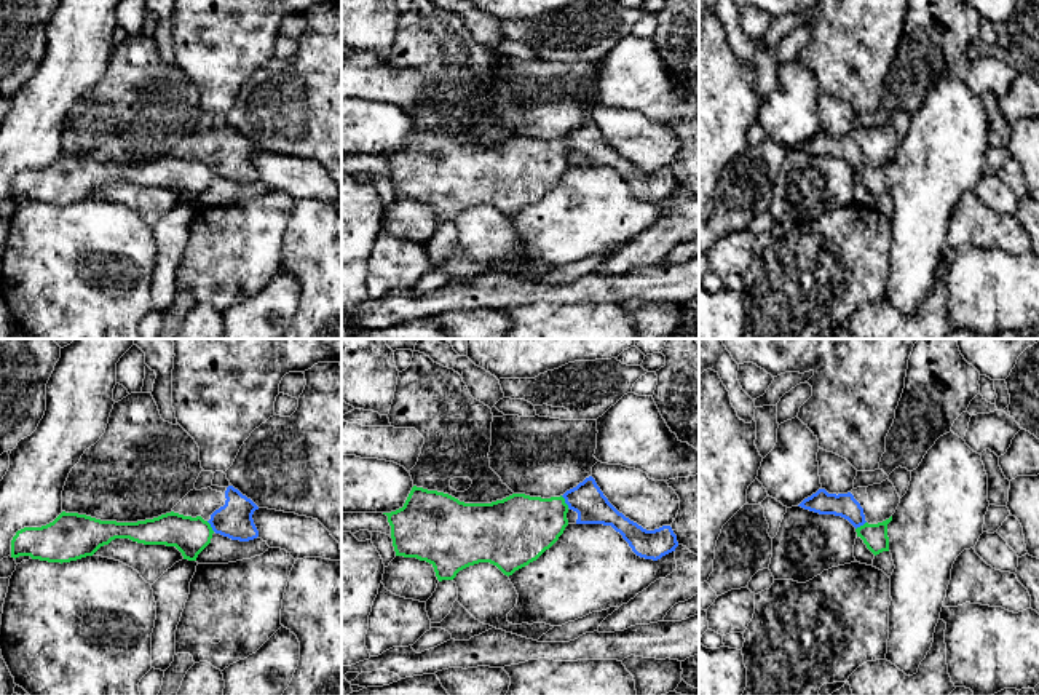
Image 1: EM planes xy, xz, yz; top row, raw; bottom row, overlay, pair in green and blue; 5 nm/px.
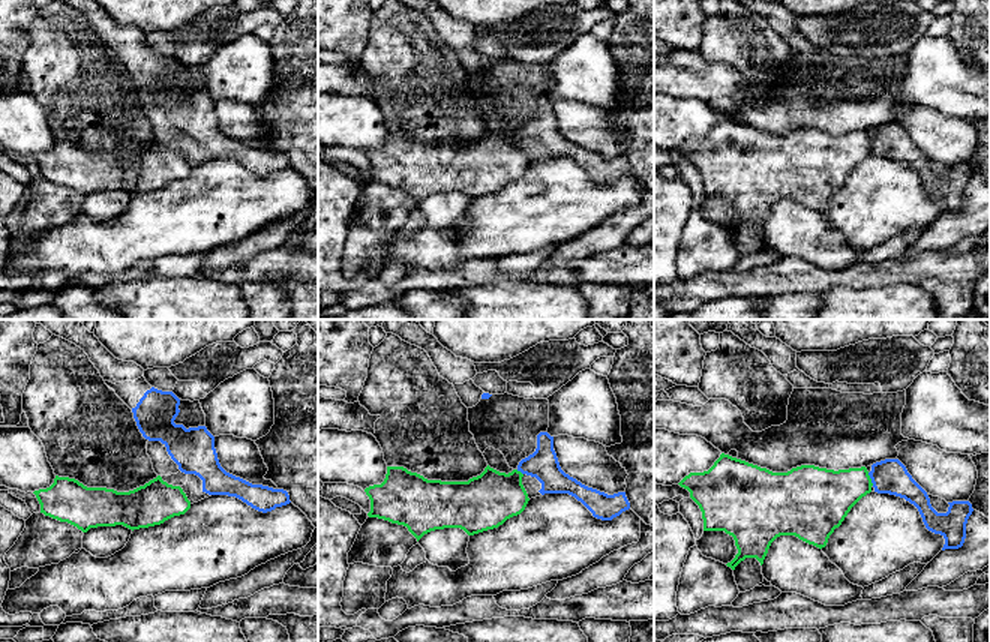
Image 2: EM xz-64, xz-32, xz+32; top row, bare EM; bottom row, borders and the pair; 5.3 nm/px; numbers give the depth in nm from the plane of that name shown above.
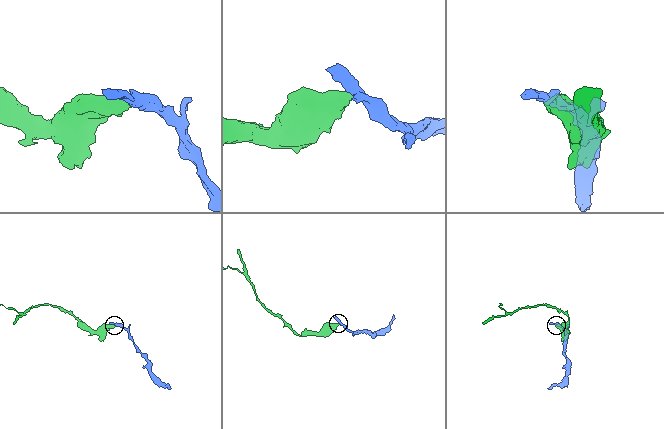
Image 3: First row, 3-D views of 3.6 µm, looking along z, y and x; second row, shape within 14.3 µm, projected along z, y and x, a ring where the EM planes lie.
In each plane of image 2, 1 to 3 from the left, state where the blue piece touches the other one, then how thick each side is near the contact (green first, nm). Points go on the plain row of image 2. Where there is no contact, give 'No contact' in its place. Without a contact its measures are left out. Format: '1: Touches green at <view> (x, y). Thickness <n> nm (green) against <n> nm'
1: No contact
2: Touches green at xz-32 (519, 135). Thickness 300 nm (green) against 160 nm
3: Touches green at xz+32 (870, 143). Thickness 280 nm (green) against 190 nm

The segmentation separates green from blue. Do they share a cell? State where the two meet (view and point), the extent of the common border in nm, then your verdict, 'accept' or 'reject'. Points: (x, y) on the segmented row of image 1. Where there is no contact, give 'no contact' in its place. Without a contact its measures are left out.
xz (564, 502) | 80 nm | reject

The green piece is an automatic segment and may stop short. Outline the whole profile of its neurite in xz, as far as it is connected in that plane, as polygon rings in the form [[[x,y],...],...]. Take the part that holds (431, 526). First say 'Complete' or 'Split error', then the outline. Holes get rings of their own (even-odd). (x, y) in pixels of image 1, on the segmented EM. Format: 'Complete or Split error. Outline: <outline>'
Complete. Outline: [[[413,486],[402,508],[383,514],[391,526],[396,556],[429,562],[442,582],[479,562],[490,562],[504,575],[512,575],[559,540],[568,526],[567,513],[562,495],[541,498],[512,494],[492,503],[464,503],[448,494]]]

